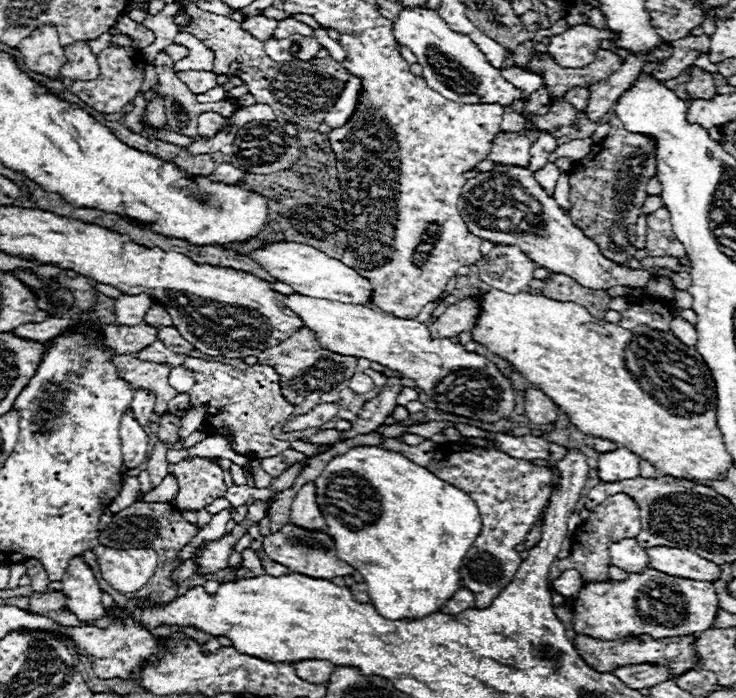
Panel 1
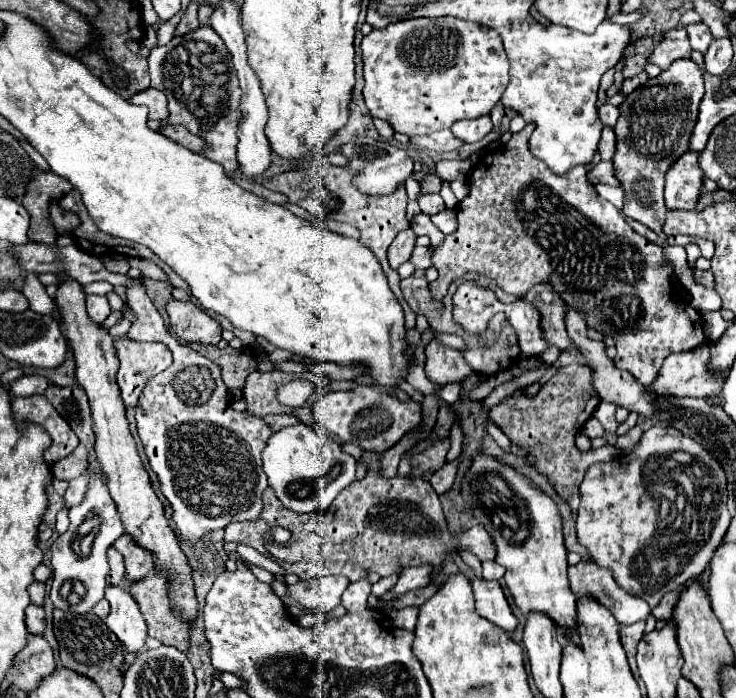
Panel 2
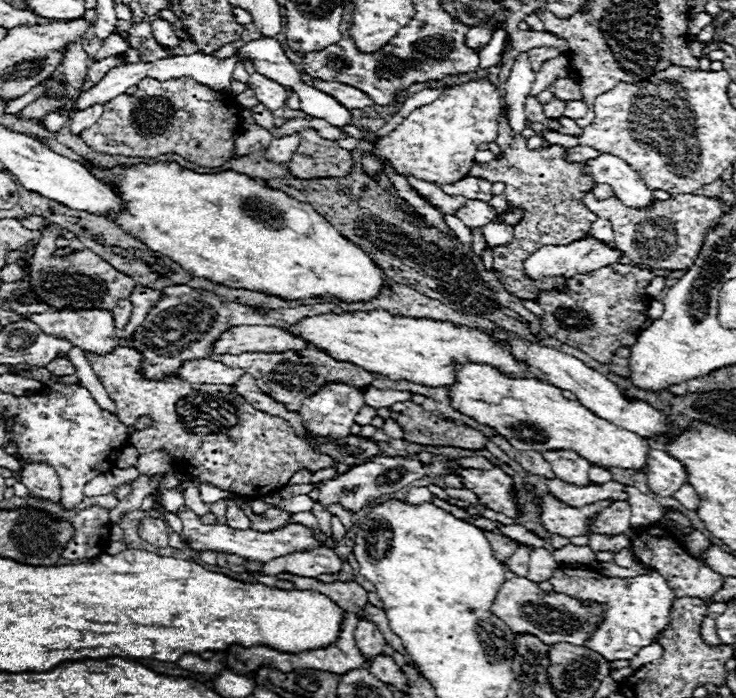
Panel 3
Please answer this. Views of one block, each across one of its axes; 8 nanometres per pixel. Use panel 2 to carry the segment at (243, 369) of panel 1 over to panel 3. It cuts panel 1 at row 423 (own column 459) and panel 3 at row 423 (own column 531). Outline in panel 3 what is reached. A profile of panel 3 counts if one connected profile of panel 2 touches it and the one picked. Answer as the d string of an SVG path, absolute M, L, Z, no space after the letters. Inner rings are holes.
M116 348L108 356L92 356L88 354L88 360L106 388L106 392L112 396L118 408L118 418L130 428L130 440L138 454L146 454L152 450L166 450L174 462L174 466L182 474L198 476L200 482L216 486L226 492L234 492L238 496L250 496L250 498L262 498L264 494L286 486L288 478L298 470L322 470L332 466L332 458L314 452L308 442L302 436L296 436L294 430L288 426L284 418L266 414L250 406L240 394L236 394L228 386L212 386L212 384L190 384L182 380L180 376L166 376L162 380L146 380L140 372L142 366L142 354L134 348ZM140 416L148 416L152 420L152 426L144 430L134 430L134 424Z

